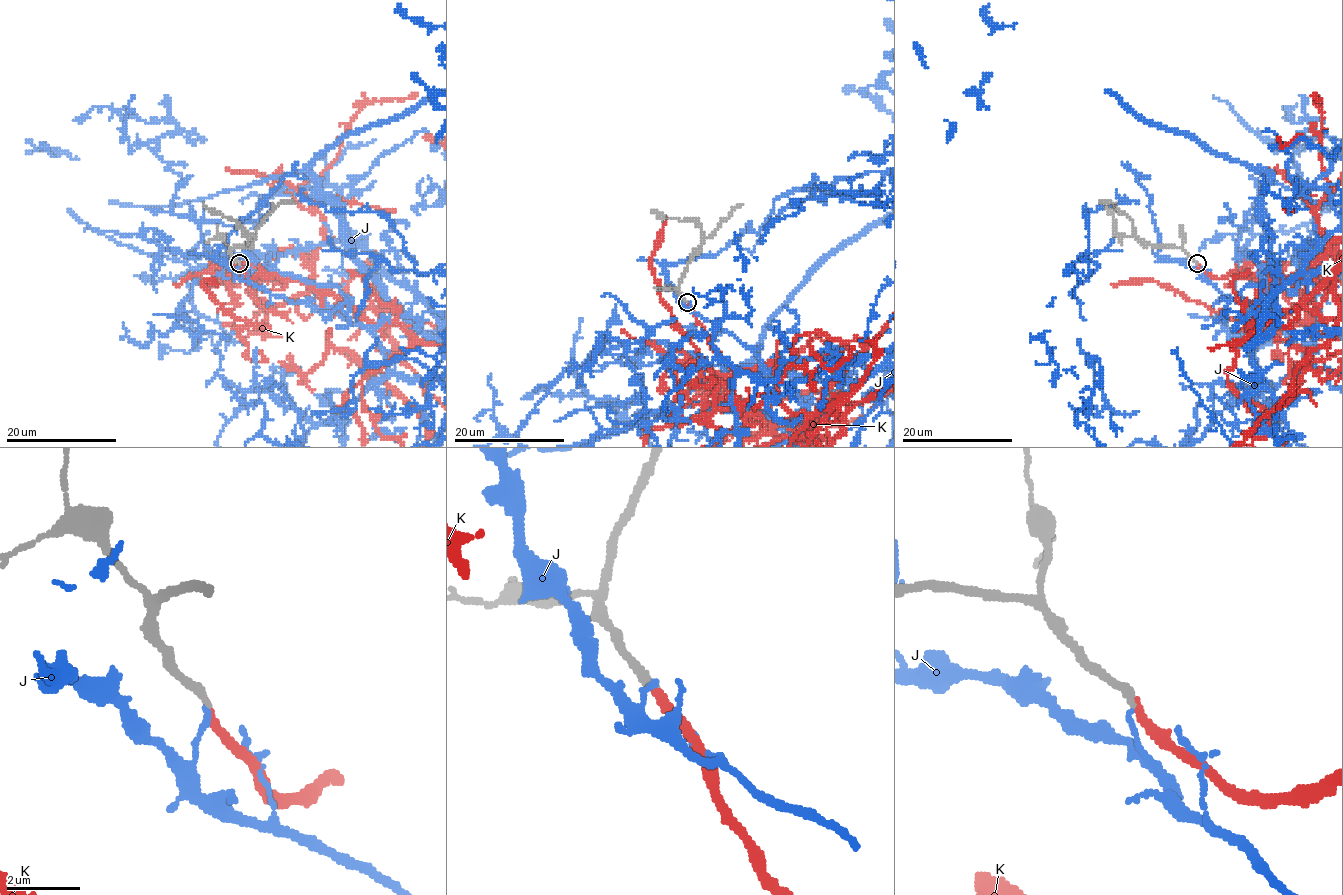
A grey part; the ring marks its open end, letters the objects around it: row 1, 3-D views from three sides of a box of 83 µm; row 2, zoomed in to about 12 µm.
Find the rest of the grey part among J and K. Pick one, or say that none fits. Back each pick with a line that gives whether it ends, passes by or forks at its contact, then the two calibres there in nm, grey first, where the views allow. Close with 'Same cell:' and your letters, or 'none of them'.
K: it ends | 260/200 nm
Same cell: K

